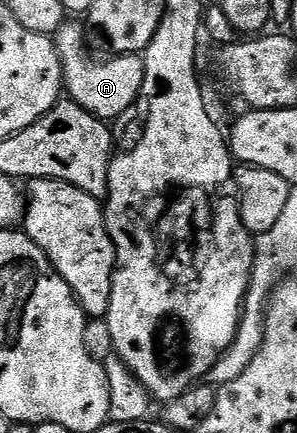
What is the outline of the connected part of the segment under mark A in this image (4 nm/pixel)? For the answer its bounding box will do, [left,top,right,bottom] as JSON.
[55,24,144,120]

